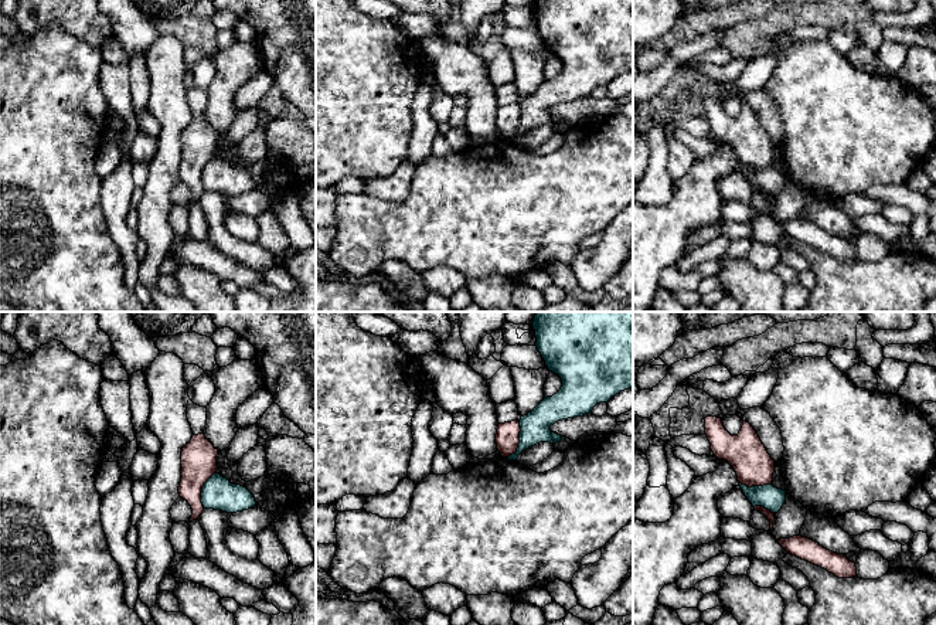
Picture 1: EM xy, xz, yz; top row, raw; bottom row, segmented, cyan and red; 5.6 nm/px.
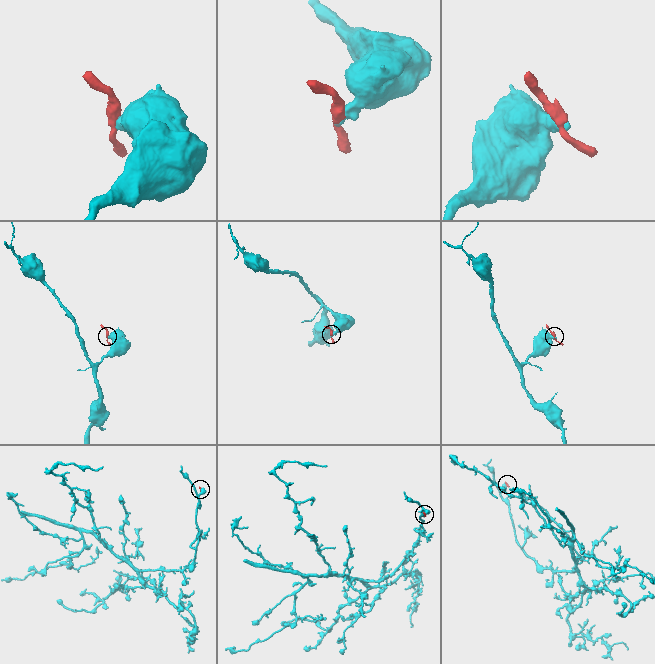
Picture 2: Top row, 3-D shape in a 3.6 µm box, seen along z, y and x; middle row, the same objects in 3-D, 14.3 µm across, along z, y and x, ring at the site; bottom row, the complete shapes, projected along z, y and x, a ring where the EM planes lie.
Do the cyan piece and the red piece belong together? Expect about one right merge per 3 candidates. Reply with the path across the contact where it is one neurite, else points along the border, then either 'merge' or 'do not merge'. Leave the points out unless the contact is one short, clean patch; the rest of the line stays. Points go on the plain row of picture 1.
along xz (518, 104), (517, 132), (506, 141) | do not merge

